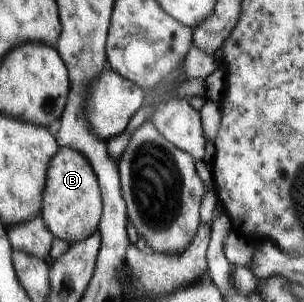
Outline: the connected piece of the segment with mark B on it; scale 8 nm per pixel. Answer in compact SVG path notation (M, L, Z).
M60 147L48 163L46 187L42 191L42 211L48 229L69 244L78 243L90 237L99 227L103 201L97 175L92 165L80 151Z

